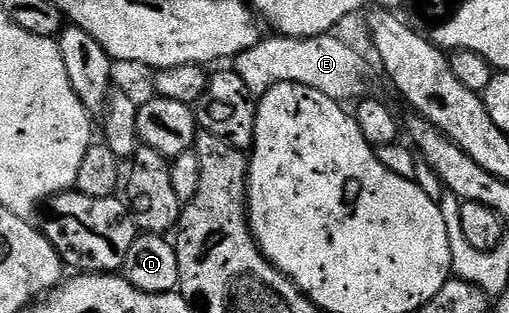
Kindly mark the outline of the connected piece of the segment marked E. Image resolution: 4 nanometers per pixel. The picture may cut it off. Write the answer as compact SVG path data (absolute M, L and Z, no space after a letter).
M337 34L305 38L271 36L261 38L258 44L240 53L232 63L233 70L255 98L263 97L284 82L313 87L341 103L349 103L352 99L358 101L371 94L369 63L352 46L336 37Z

